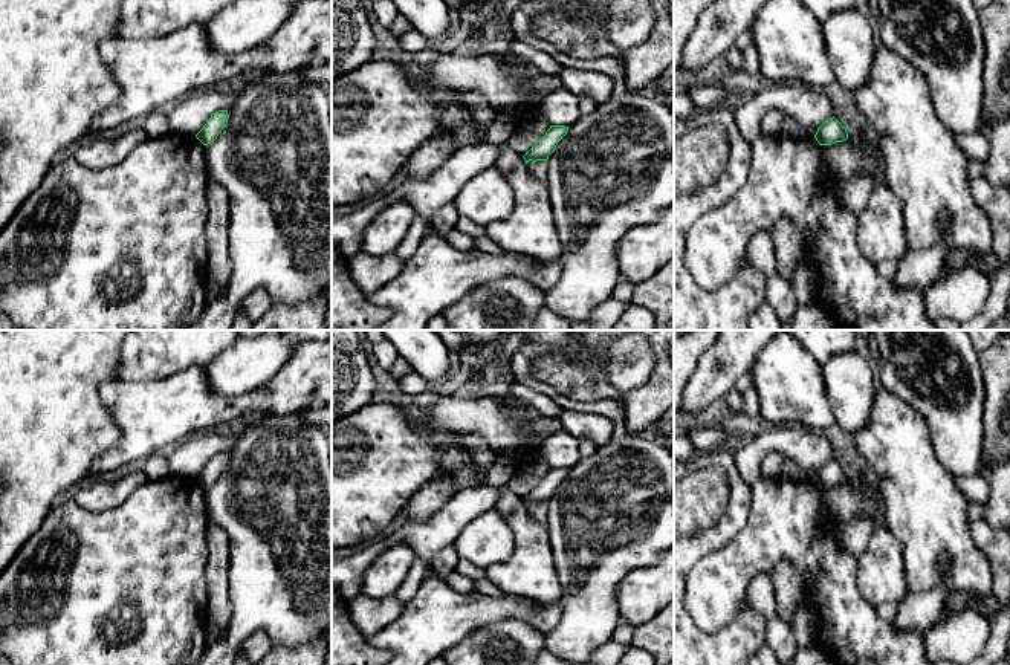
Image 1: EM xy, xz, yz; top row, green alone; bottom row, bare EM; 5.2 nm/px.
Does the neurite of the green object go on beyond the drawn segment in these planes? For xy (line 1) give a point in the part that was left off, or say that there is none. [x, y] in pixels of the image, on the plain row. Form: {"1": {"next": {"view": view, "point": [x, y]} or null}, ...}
{"1": {"next": null}}

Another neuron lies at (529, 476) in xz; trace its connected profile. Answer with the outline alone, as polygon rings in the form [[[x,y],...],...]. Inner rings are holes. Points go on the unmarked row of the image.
[[[538,453],[532,456],[526,456],[530,459],[530,465],[521,466],[513,477],[506,485],[512,492],[518,494],[520,497],[526,497],[550,471],[550,466],[541,459]]]

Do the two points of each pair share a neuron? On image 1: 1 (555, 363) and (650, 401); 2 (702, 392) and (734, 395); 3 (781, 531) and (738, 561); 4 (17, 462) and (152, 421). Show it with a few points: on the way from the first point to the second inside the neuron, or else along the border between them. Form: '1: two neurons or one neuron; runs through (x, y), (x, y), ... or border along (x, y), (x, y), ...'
1: one neuron; runs through (578, 378), (587, 384), (627, 396)
2: two neurons; border along (734, 387), (723, 398)
3: one neuron; runs through (770, 537), (749, 554)
4: two neurons; border along (101, 399), (118, 428), (118, 439), (95, 459)

